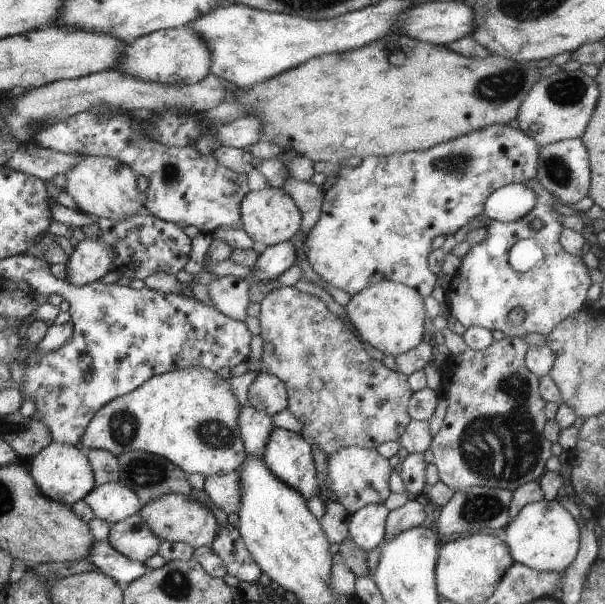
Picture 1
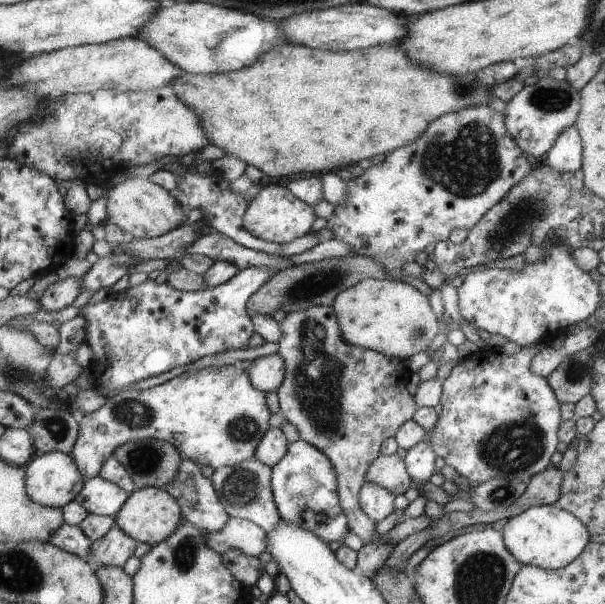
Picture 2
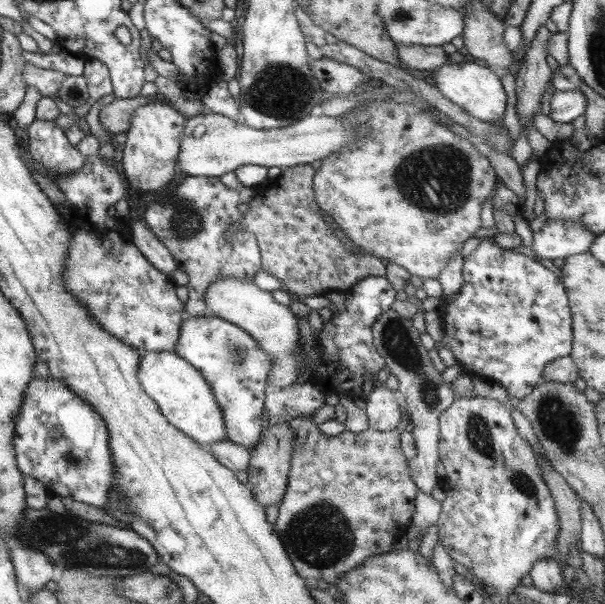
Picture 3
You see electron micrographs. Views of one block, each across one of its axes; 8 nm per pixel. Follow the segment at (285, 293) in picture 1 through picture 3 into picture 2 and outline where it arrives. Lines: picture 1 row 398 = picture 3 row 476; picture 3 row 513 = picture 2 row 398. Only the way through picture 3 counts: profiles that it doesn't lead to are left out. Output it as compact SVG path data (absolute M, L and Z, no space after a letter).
M313 306L289 312L279 327L276 356L283 360L285 372L276 391L279 414L295 426L300 440L319 450L329 460L336 477L338 504L348 530L361 538L364 544L375 539L387 539L395 544L437 521L437 518L425 515L401 520L386 535L375 538L375 523L358 506L358 492L364 484L365 472L380 454L381 444L394 438L397 430L412 419L416 410L414 396L406 390L411 373L403 360L349 345L342 338L331 307Z

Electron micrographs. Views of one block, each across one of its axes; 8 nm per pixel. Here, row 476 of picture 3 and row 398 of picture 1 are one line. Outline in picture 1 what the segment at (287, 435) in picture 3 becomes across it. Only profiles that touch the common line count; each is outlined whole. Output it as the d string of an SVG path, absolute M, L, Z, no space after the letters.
M259 371L247 391L248 404L272 417L286 408L287 393L282 380Z

